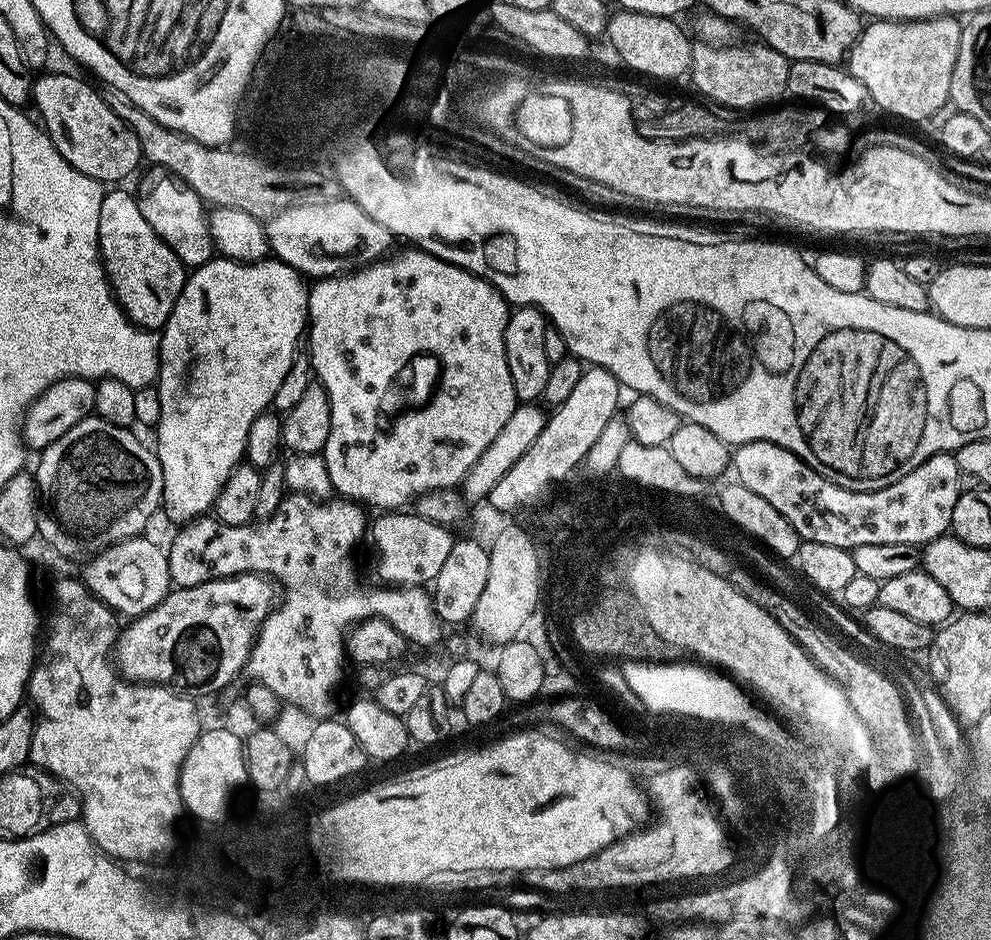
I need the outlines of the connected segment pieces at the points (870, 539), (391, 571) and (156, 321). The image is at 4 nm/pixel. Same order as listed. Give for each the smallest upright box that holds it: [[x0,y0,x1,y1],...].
[[730,440,961,550],[370,510,454,586],[98,187,186,330]]

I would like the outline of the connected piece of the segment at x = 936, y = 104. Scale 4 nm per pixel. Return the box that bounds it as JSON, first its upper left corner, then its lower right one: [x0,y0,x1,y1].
[846,16,962,120]

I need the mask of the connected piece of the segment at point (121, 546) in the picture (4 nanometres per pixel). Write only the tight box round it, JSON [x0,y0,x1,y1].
[82,534,173,618]

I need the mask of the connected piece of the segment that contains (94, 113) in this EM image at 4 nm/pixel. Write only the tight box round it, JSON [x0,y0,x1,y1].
[31,72,142,185]

